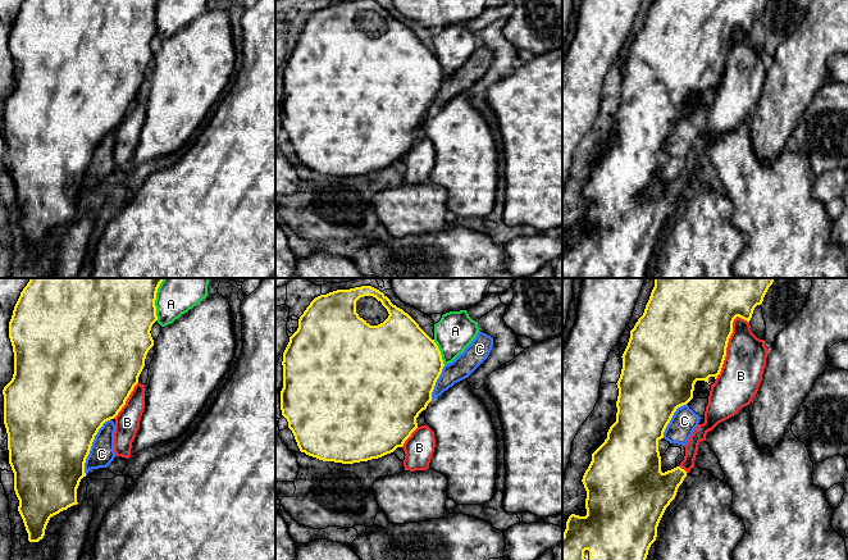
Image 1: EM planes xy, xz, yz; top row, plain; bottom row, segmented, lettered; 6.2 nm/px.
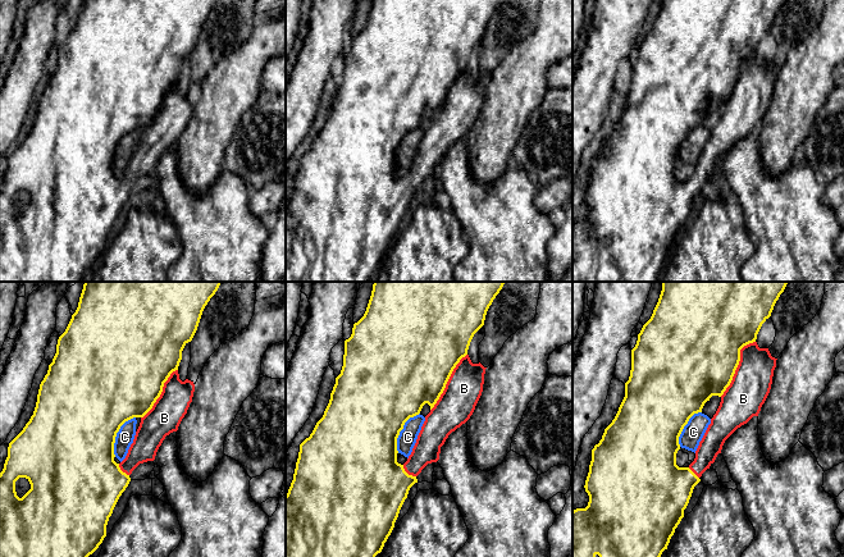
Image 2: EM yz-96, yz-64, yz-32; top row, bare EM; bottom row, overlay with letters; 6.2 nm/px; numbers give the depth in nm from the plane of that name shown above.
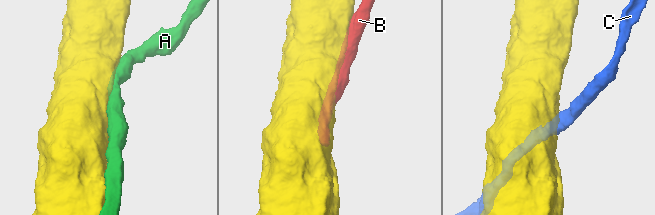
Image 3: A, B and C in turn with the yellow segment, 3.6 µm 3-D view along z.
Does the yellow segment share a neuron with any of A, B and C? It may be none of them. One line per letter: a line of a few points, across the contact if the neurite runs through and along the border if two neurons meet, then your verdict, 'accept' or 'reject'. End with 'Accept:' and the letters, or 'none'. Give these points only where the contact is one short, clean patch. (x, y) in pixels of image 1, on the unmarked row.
A: reject
B: accept
C: reject
Accept: B

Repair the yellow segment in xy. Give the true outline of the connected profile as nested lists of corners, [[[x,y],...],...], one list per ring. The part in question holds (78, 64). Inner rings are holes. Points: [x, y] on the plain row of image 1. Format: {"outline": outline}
{"outline": [[[24,0],[14,19],[9,35],[9,51],[14,65],[14,87],[4,100],[4,137],[8,146],[9,177],[14,186],[14,204],[19,213],[18,224],[23,232],[29,255],[38,255],[45,249],[51,229],[77,218],[77,201],[85,186],[85,176],[95,149],[102,137],[114,132],[138,96],[149,63],[154,59],[151,40],[158,33],[156,5],[159,0]]]}

